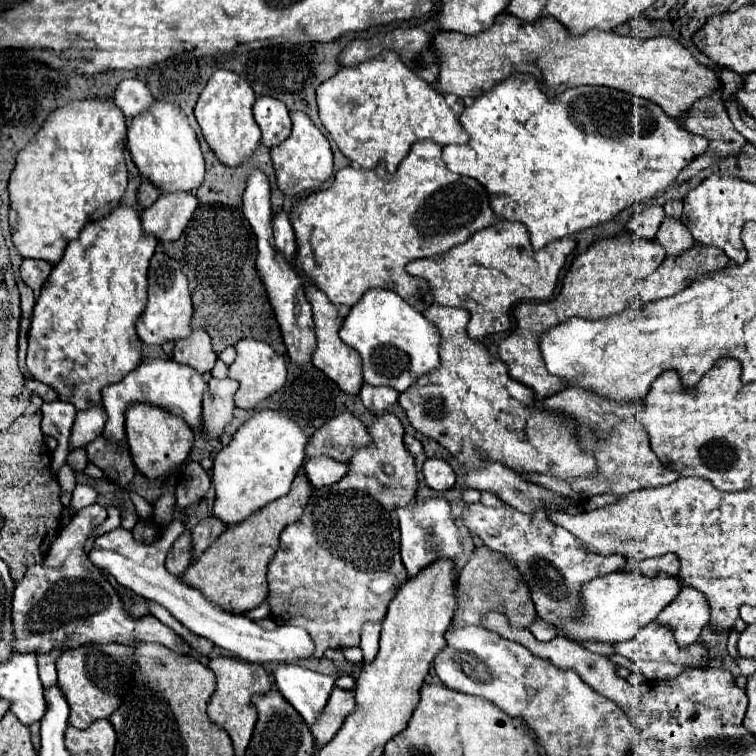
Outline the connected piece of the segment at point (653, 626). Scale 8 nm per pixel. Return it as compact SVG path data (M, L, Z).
M656 621L642 627L634 639L614 645L618 655L634 663L668 661L668 663L680 663L680 665L698 665L706 657L704 647L706 647L704 643L692 643L686 649L678 649L670 629L658 625Z

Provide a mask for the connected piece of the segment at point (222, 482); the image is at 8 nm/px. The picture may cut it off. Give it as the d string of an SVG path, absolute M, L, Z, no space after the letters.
M256 411L214 457L212 483L216 489L214 513L226 525L240 523L270 501L286 495L306 459L308 435L284 411Z

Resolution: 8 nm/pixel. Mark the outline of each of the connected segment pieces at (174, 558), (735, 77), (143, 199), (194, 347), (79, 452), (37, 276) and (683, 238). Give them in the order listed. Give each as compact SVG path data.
M184 531L174 541L174 545L172 545L172 549L170 549L168 557L166 557L166 569L172 575L180 577L186 571L186 567L192 563L192 551L194 551L194 547L192 547L192 533Z
M721 68L719 78L724 85L725 93L729 92L729 95L732 95L743 86L743 77L729 69Z
M142 181L140 189L138 189L138 201L140 201L142 207L150 207L160 195L162 195L162 191L160 191L154 183L150 183L150 181Z
M194 329L186 339L178 339L174 347L174 361L190 365L200 373L206 373L216 363L216 353L210 347L210 337L202 329Z
M72 449L68 453L68 465L74 469L74 471L84 471L84 467L88 465L88 455L84 449Z
M24 259L22 261L22 267L20 267L20 277L22 281L34 291L38 293L44 285L44 281L48 279L52 271L52 265L46 263L46 261L40 261L40 259Z
M664 219L654 241L664 247L666 255L682 255L694 245L690 231L684 227L682 221L676 219Z

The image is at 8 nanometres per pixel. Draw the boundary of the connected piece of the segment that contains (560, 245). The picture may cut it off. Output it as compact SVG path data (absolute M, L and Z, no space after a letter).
M496 221L492 227L478 231L472 235L466 243L452 247L444 255L418 259L406 265L406 271L414 277L422 277L430 283L434 291L434 301L438 305L448 307L462 307L470 311L470 323L468 323L468 335L472 339L484 337L488 333L500 333L510 329L510 309L512 305L520 301L546 301L552 297L556 283L558 283L558 271L564 267L564 257L568 257L576 247L576 239L566 237L560 241L548 243L542 251L534 251L526 227L518 221Z

